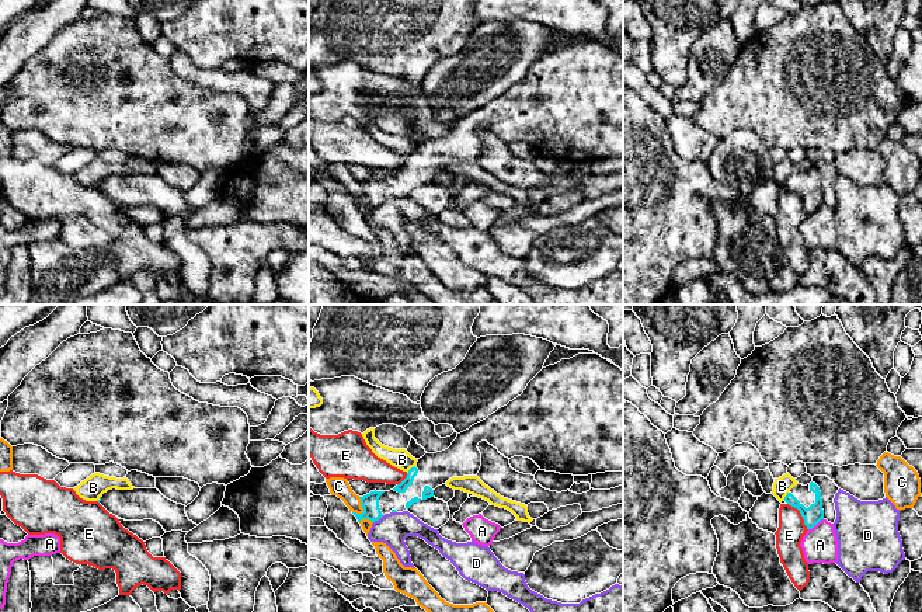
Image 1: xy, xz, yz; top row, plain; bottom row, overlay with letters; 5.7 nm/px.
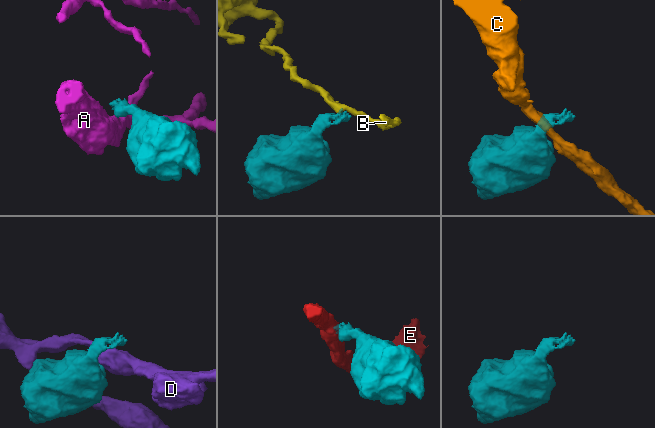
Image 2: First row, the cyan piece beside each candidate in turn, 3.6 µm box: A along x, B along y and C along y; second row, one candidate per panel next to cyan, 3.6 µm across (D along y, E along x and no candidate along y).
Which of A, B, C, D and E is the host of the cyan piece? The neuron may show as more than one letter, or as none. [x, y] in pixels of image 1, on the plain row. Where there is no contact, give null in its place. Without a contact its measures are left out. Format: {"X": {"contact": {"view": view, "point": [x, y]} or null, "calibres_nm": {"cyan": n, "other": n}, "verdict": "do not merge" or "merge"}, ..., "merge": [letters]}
{"A": {"contact": {"view": "yz", "point": [816, 209]}, "calibres_nm": {"cyan": 110, "other": 200}, "verdict": "do not merge"}, "B": {"contact": {"view": "xz", "point": [410, 155]}, "calibres_nm": {"cyan": 60, "other": 110}, "verdict": "do not merge"}, "C": {"contact": {"view": "xz", "point": [362, 191]}, "calibres_nm": {"cyan": 100, "other": 110}, "verdict": "do not merge"}, "D": {"contact": {"view": "xz", "point": [378, 205]}, "calibres_nm": {"cyan": 100, "other": 180}, "verdict": "do not merge"}, "E": {"contact": {"view": "yz", "point": [802, 201]}, "calibres_nm": {"cyan": 110, "other": 160}, "verdict": "do not merge"}, "merge": []}

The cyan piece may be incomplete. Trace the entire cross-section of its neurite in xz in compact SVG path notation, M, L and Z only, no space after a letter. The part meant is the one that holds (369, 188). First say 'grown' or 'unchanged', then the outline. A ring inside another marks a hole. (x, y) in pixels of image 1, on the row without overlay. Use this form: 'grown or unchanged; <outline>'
grown; M578 39L543 53L526 72L523 79L498 94L486 105L457 119L452 131L436 139L425 139L411 153L407 163L390 177L370 177L359 182L362 199L352 198L358 208L379 206L385 199L407 197L414 188L434 182L438 171L452 163L477 161L481 152L481 139L477 131L487 126L501 140L511 145L523 142L532 145L540 156L560 160L588 161L605 157L623 157L623 56L598 39Z

